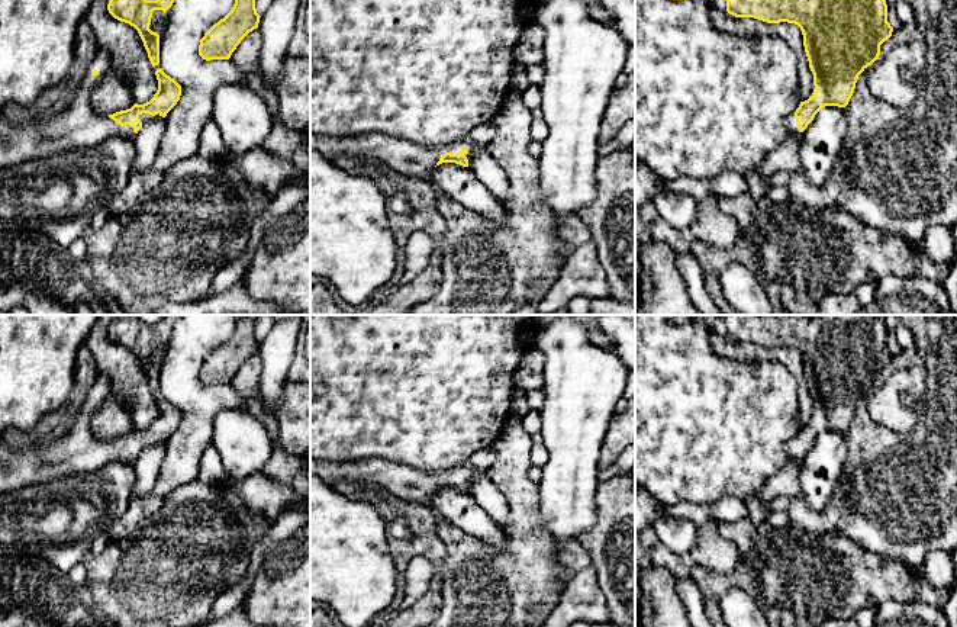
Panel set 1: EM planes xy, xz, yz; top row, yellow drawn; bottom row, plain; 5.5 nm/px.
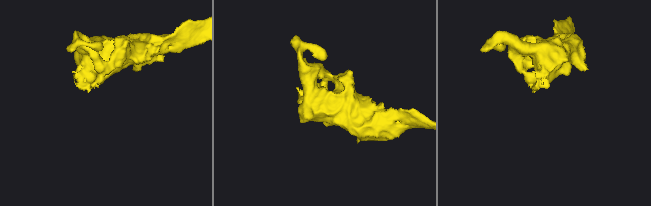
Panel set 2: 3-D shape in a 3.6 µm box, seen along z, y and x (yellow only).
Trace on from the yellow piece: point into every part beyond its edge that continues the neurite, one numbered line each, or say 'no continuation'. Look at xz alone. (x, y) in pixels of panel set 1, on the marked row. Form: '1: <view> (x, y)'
1: xz (405, 157)

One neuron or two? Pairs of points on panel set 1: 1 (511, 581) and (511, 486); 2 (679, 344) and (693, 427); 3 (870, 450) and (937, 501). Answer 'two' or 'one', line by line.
1: one
2: one
3: one

